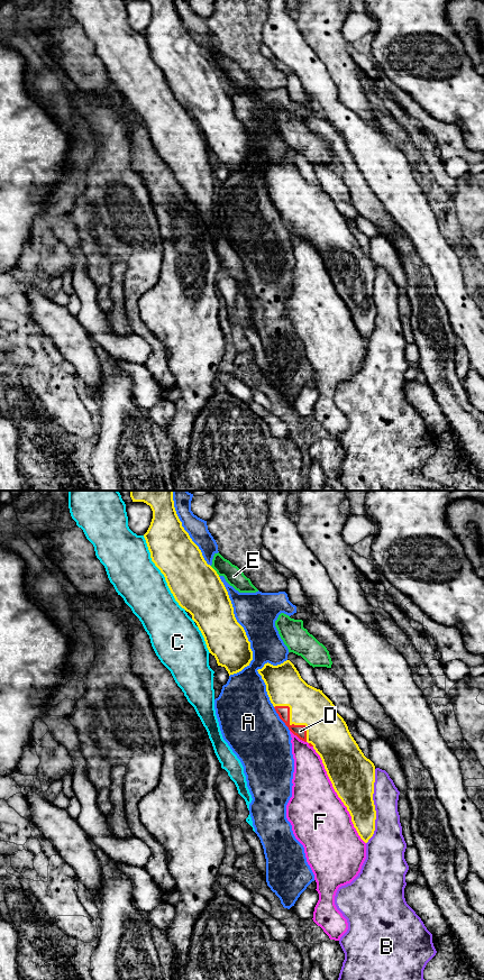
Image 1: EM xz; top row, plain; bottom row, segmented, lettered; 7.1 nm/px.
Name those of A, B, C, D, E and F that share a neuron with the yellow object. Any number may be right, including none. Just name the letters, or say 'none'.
D

